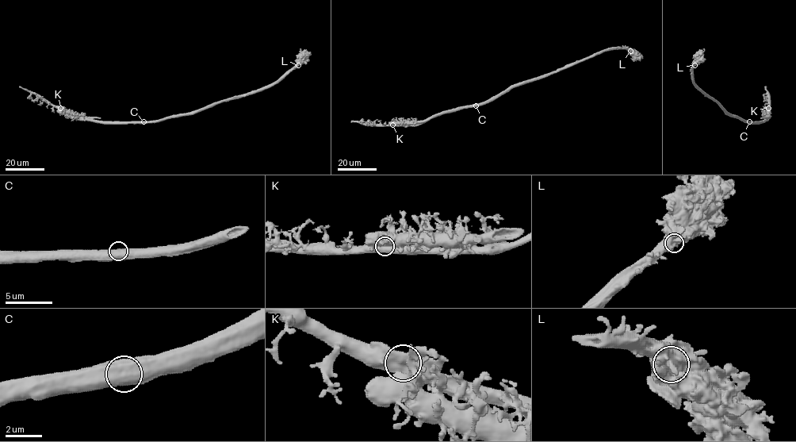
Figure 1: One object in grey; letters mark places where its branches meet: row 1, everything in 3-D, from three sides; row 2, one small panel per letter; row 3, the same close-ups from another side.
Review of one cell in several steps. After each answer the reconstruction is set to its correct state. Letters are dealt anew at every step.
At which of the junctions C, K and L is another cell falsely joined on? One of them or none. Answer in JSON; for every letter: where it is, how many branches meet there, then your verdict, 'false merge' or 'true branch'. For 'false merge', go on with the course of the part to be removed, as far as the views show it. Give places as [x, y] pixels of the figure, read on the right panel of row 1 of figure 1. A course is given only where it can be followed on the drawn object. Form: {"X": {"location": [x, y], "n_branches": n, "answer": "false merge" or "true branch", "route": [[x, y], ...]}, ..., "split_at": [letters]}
{"C": {"location": [749, 121], "n_branches": 2, "answer": "true branch"}, "K": {"location": [768, 108], "n_branches": 2, "answer": "false merge", "route": [[768, 108], [769, 94], [765, 86]]}, "L": {"location": [694, 65], "n_branches": 2, "answer": "true branch"}, "split_at": ["K"]}

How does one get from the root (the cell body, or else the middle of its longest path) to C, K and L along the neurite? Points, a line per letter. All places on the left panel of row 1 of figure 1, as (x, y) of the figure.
C: (173, 117), (143, 121)
K: (173, 117), (154, 121), (94, 121), (70, 117), (60, 108)
L: (173, 117), (260, 90), (277, 83), (298, 65)

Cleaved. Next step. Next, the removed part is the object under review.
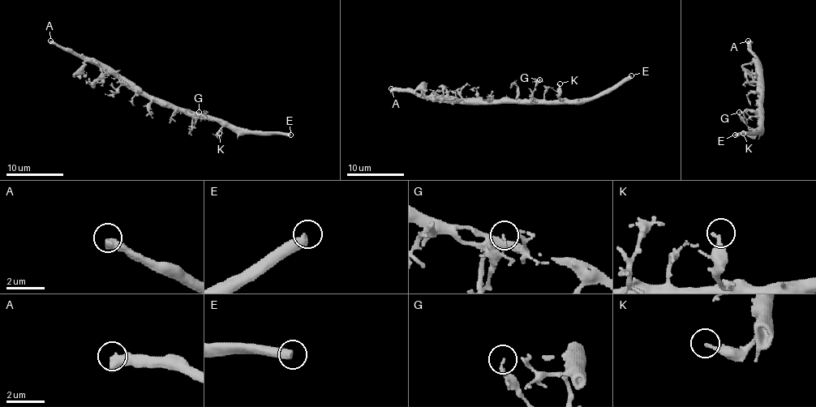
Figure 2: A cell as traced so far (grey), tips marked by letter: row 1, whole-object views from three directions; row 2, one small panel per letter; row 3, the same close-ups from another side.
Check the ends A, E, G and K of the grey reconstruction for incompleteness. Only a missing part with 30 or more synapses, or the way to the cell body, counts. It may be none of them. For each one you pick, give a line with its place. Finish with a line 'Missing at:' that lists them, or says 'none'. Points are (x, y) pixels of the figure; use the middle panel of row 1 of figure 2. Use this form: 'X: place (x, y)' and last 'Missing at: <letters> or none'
E: place (631, 75)
Missing at: E

